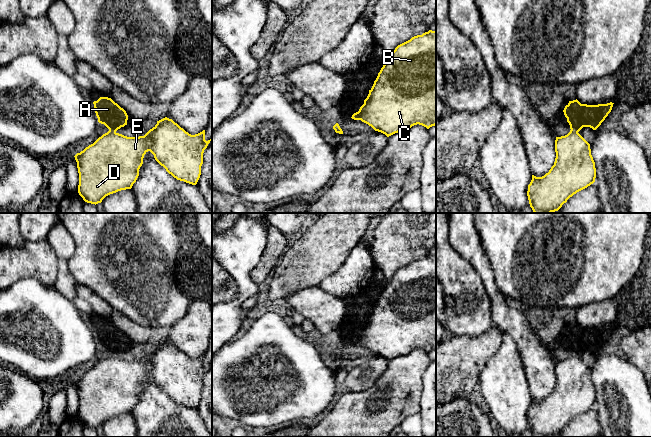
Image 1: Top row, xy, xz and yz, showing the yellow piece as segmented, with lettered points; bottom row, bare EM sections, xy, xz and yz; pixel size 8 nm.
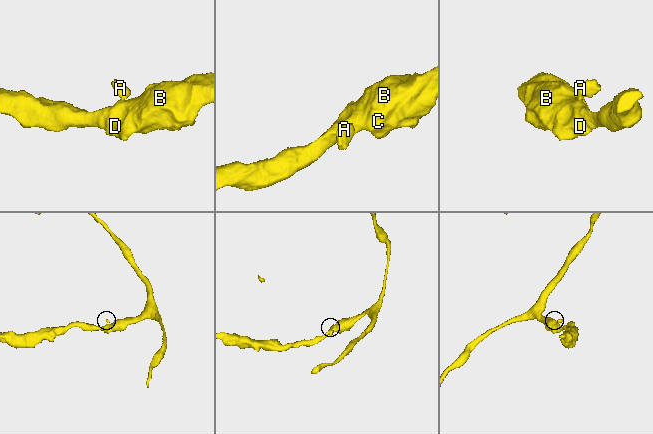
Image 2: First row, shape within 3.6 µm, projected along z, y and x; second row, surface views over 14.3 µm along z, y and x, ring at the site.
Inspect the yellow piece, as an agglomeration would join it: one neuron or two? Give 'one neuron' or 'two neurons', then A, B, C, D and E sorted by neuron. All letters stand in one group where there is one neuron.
two neurons | A / B C D E

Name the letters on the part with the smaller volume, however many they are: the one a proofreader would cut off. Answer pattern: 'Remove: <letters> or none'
Remove: A

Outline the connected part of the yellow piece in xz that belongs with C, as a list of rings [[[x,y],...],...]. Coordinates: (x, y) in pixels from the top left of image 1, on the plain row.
[[[436,255],[414,260],[395,272],[384,286],[364,328],[351,342],[361,344],[387,361],[417,348],[427,353],[436,349]]]

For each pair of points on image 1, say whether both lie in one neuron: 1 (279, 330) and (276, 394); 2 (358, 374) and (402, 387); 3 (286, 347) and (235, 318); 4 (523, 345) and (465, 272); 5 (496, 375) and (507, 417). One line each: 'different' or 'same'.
1: same
2: different
3: different
4: different
5: same

